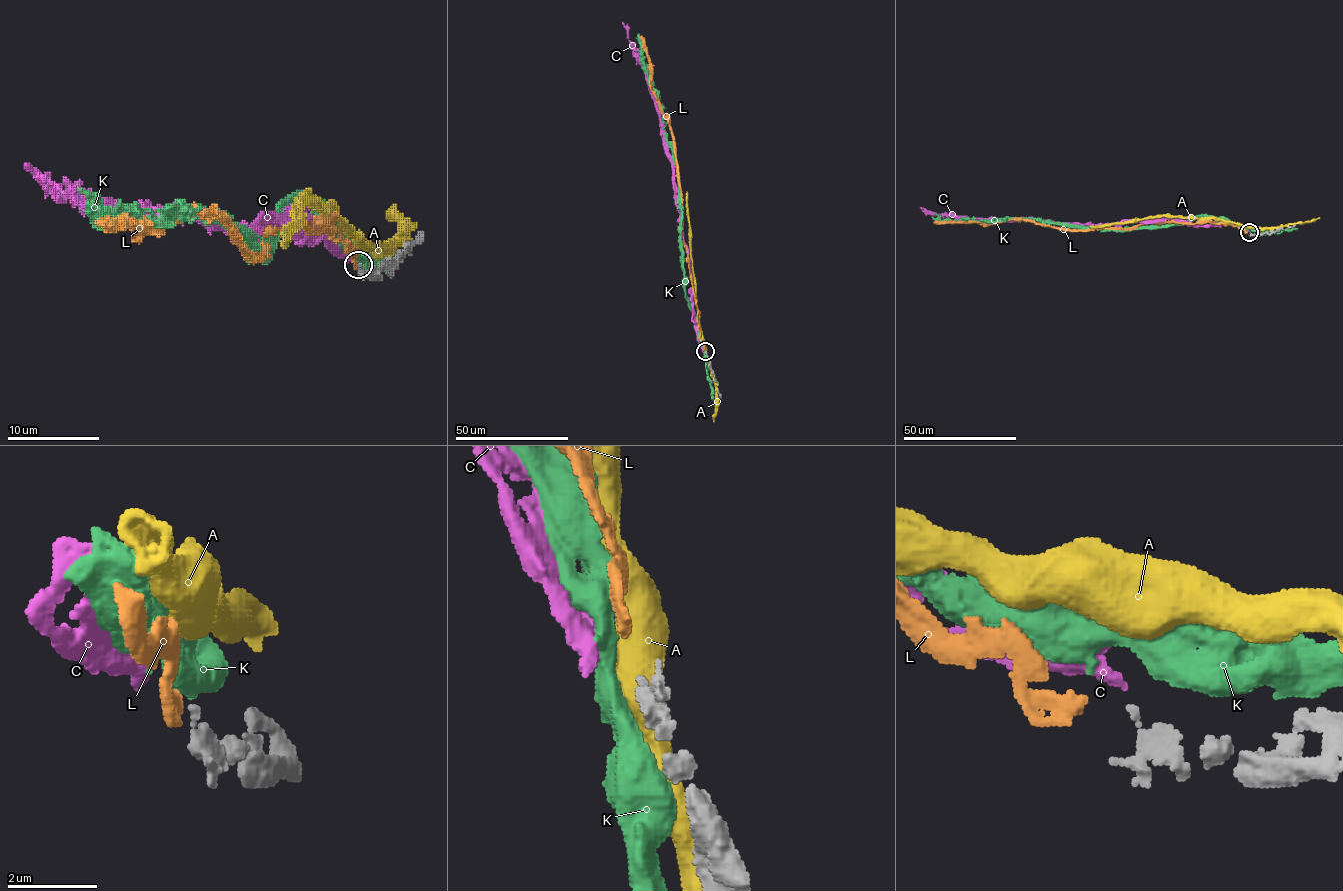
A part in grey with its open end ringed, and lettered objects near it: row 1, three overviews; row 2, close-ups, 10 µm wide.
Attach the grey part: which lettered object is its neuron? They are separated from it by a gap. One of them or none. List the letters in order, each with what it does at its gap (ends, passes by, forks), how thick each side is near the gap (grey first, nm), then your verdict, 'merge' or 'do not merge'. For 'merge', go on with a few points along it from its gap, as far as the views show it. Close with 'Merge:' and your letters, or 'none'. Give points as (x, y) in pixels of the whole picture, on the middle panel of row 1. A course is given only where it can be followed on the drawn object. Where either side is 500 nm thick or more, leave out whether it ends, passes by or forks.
A: 200/700 nm | do not merge
C: it ends | 200/400 nm | do not merge
K: 200/600 nm | do not merge
L: it ends | 200/320 nm | merge | via (704, 349), (687, 248), (681, 239), (681, 194), (674, 139), (669, 119), (651, 88), (651, 63), (640, 36)
Merge: L

